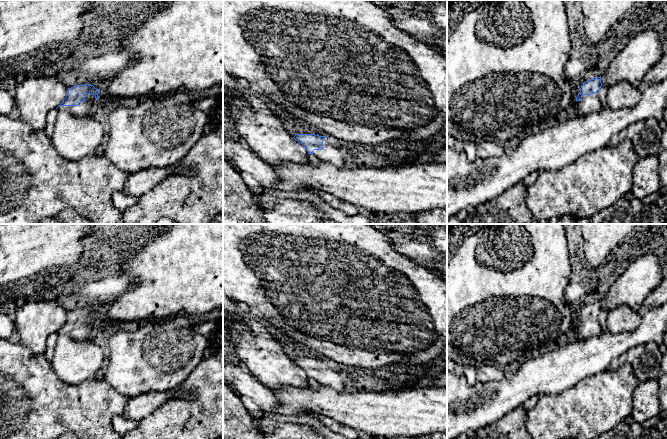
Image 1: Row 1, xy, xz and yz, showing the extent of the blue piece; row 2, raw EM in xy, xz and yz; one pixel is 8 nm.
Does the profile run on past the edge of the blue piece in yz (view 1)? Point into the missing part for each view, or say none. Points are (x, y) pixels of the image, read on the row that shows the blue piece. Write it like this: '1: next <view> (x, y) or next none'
1: next yz (591, 103)

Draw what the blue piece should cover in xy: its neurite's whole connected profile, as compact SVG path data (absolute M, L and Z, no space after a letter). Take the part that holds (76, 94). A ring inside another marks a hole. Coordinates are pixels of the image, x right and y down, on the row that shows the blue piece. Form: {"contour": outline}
{"contour": "M76 85L68 89L63 102L56 108L59 111L68 111L77 116L93 114L96 110L96 101L100 89L93 85Z"}

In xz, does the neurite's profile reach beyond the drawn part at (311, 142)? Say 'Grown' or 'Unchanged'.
Grown

